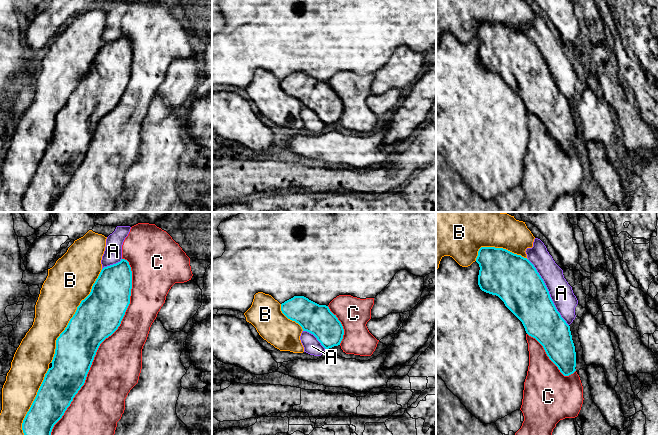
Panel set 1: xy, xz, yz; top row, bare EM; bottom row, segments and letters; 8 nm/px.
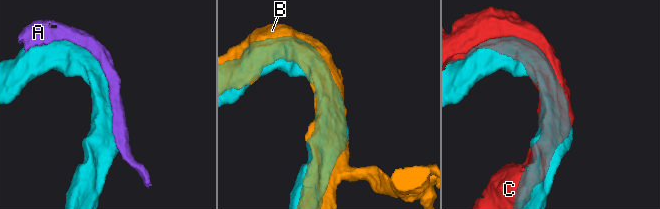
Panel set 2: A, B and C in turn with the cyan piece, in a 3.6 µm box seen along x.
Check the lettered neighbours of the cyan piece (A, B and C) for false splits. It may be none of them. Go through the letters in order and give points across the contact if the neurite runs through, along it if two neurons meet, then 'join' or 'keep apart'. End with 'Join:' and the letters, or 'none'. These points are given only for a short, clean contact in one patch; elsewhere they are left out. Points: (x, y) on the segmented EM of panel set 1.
A: keep apart
B: keep apart
C: keep apart
Join: none

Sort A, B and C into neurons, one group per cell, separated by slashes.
A / B / C

